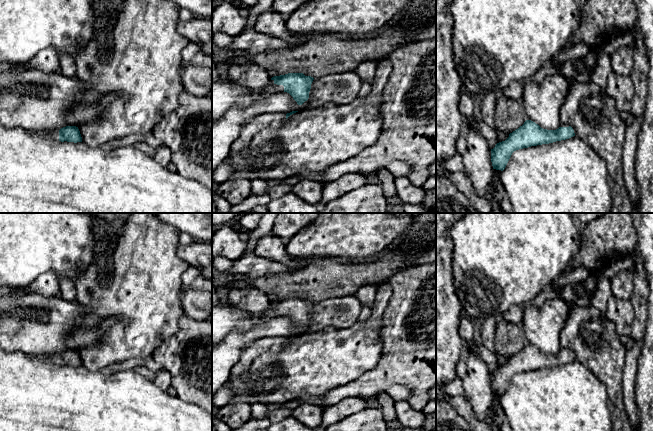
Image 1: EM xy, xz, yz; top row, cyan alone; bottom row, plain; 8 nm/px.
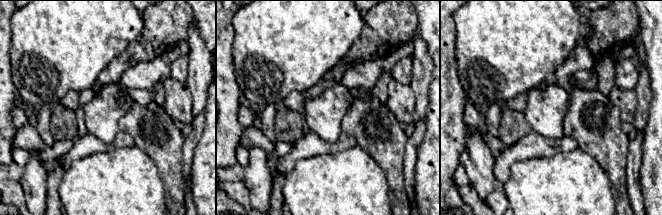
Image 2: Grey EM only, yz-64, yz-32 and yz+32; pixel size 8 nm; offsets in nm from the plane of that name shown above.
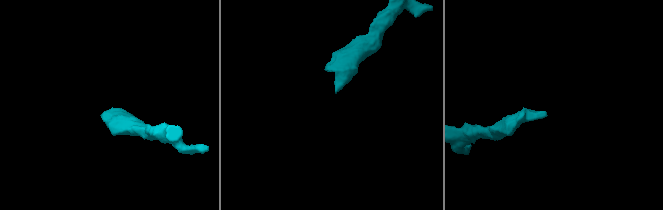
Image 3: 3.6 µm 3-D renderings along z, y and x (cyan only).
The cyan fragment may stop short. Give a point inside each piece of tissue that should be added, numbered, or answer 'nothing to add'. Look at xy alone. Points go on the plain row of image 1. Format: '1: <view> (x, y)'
1: xy (54, 357)

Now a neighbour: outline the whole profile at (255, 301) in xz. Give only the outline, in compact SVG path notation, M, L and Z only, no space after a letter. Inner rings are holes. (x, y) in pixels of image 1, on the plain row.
M234 287L229 289L228 301L232 305L258 315L269 308L272 300L254 287Z

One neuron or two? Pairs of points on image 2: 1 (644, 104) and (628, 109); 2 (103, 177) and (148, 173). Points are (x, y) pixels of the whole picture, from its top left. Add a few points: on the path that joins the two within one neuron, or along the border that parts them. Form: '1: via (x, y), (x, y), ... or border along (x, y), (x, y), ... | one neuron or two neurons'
1: border along (635, 89), (636, 112), (632, 122) | two neurons
2: via (114, 177), (137, 176) | one neuron

